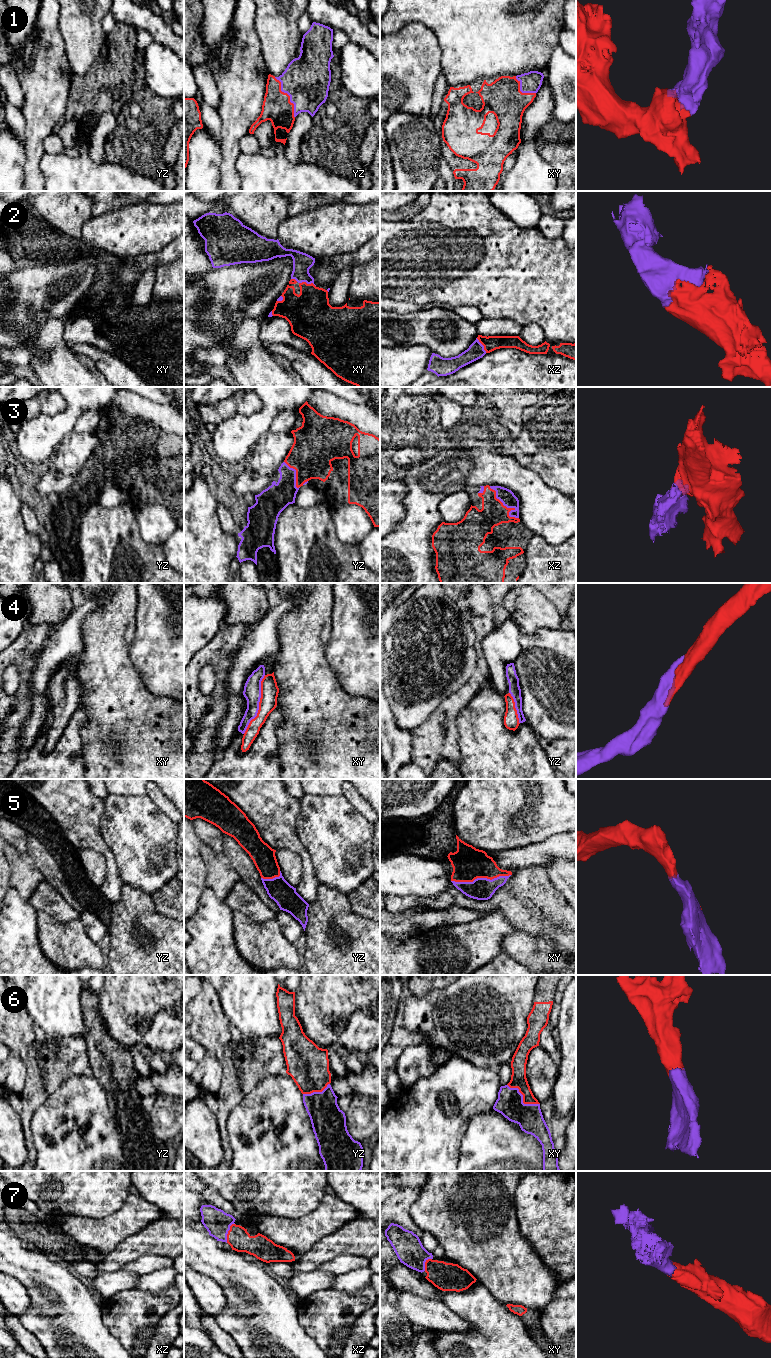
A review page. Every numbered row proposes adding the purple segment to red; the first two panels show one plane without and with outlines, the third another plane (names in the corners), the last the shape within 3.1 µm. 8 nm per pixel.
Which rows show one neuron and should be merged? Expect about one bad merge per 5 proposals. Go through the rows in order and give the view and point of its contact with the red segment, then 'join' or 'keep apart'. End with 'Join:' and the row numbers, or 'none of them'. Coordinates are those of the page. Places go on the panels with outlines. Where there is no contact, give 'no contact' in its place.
1: meets red in yz at (289, 96); join
2: meets red in xy at (306, 283); join
3: meets red in xz at (505, 506); join
4: meets red in xy at (259, 704); join
5: meets red in xy at (480, 877); join
6: meets red in xy at (523, 1098); join
7: meets red in xz at (228, 1232); join
Join: 1, 2, 3, 4, 5, 6, 7

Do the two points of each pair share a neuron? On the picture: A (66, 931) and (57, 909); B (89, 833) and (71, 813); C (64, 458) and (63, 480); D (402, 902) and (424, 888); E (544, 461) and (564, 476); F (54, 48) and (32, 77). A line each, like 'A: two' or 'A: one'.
A: two
B: one
C: one
D: two
E: one
F: one

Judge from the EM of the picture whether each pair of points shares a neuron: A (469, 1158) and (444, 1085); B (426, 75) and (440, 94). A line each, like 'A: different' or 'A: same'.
A: different
B: different

